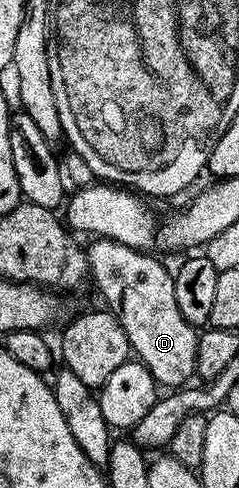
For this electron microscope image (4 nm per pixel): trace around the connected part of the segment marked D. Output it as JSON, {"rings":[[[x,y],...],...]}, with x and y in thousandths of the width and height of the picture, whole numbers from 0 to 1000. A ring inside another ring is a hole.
{"rings":[[[406,486],[377,498],[385,502],[368,500],[356,510],[377,574],[397,574],[418,605],[448,615],[444,631],[494,650],[531,699],[548,705],[548,723],[632,762],[653,791],[778,791],[795,783],[782,779],[820,770],[833,682],[820,668],[791,664],[757,645],[757,629],[741,629],[741,596],[720,553],[699,553],[657,529],[632,527],[649,523],[628,516],[523,506],[523,498],[490,498],[473,490]]]}

